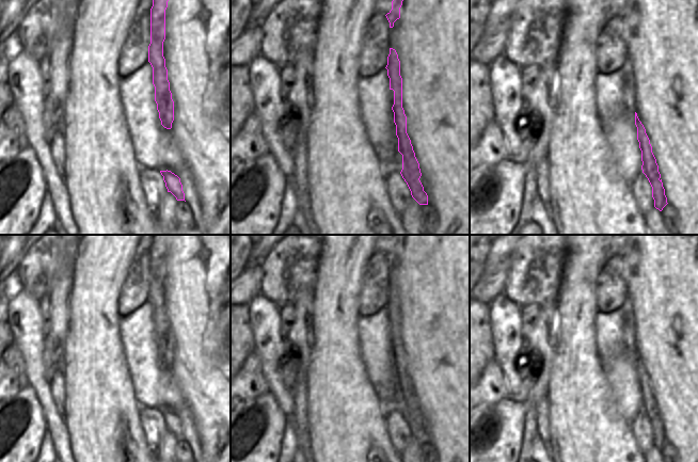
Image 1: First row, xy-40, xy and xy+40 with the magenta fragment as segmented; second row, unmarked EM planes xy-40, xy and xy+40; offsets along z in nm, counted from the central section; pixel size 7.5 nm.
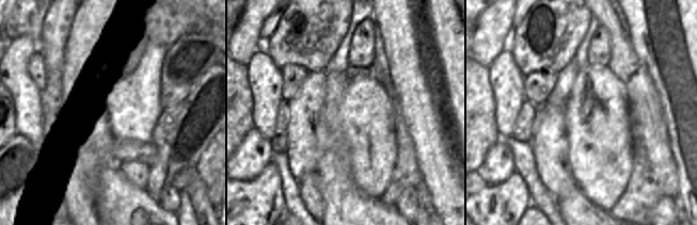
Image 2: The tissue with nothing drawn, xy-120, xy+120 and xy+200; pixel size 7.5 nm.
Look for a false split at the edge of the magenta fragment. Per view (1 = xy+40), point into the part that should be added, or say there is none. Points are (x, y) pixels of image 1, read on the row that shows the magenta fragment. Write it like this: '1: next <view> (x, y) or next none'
1: next none

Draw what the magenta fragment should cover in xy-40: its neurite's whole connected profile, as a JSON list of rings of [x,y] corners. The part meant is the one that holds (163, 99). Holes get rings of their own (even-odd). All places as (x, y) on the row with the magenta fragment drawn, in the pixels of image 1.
[[[153,0],[153,6],[150,9],[148,62],[153,67],[153,84],[155,86],[155,101],[157,103],[159,118],[164,128],[171,129],[174,121],[174,101],[170,91],[168,69],[163,57],[168,1],[169,0]]]

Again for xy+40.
[[[635,112],[635,125],[637,127],[637,140],[639,142],[639,148],[641,150],[641,161],[643,161],[641,170],[652,187],[652,197],[654,200],[654,207],[660,211],[662,211],[663,208],[668,204],[667,197],[665,195],[665,189],[663,187],[656,159],[652,153],[652,146],[650,144],[650,140],[636,112]]]

